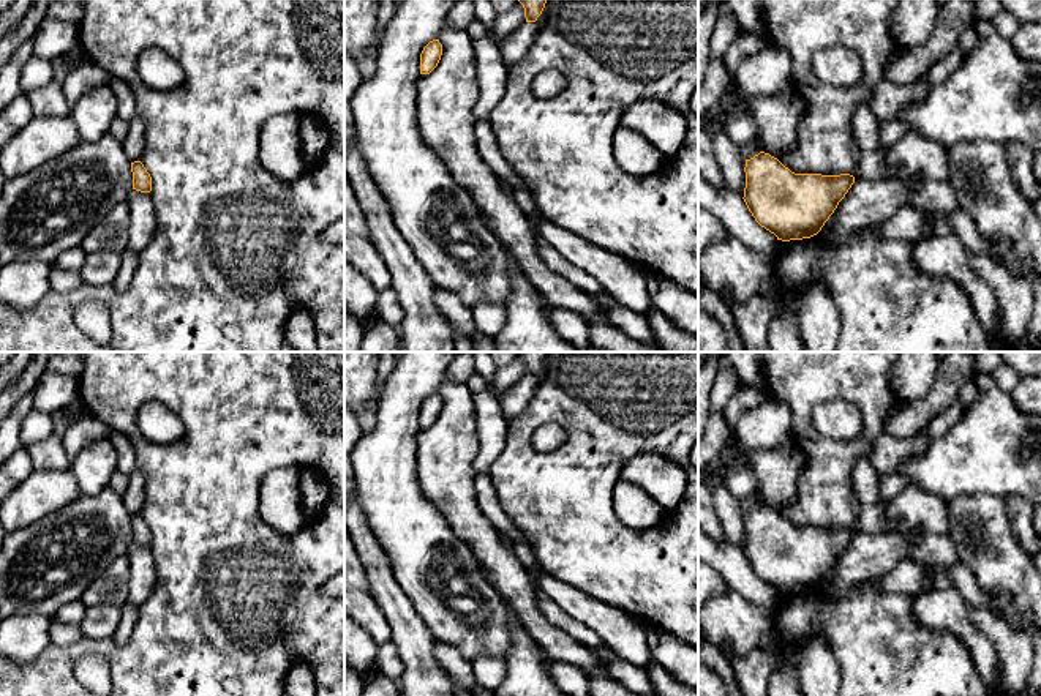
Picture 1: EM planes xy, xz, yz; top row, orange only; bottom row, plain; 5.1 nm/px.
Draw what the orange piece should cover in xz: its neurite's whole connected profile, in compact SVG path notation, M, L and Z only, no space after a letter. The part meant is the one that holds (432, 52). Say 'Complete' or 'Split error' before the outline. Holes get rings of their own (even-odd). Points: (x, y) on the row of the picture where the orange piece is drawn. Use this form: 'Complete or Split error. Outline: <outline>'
Complete. Outline: M439 39L430 41L420 54L420 74L430 74L439 63L442 44Z

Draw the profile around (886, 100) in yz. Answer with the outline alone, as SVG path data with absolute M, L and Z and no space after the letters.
M883 79L869 93L864 106L867 106L880 122L897 120L902 109L910 103L923 101L932 85L924 80L900 85L889 79Z

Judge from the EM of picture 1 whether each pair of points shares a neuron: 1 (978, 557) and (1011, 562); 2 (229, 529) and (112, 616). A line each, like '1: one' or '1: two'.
1: one
2: two

